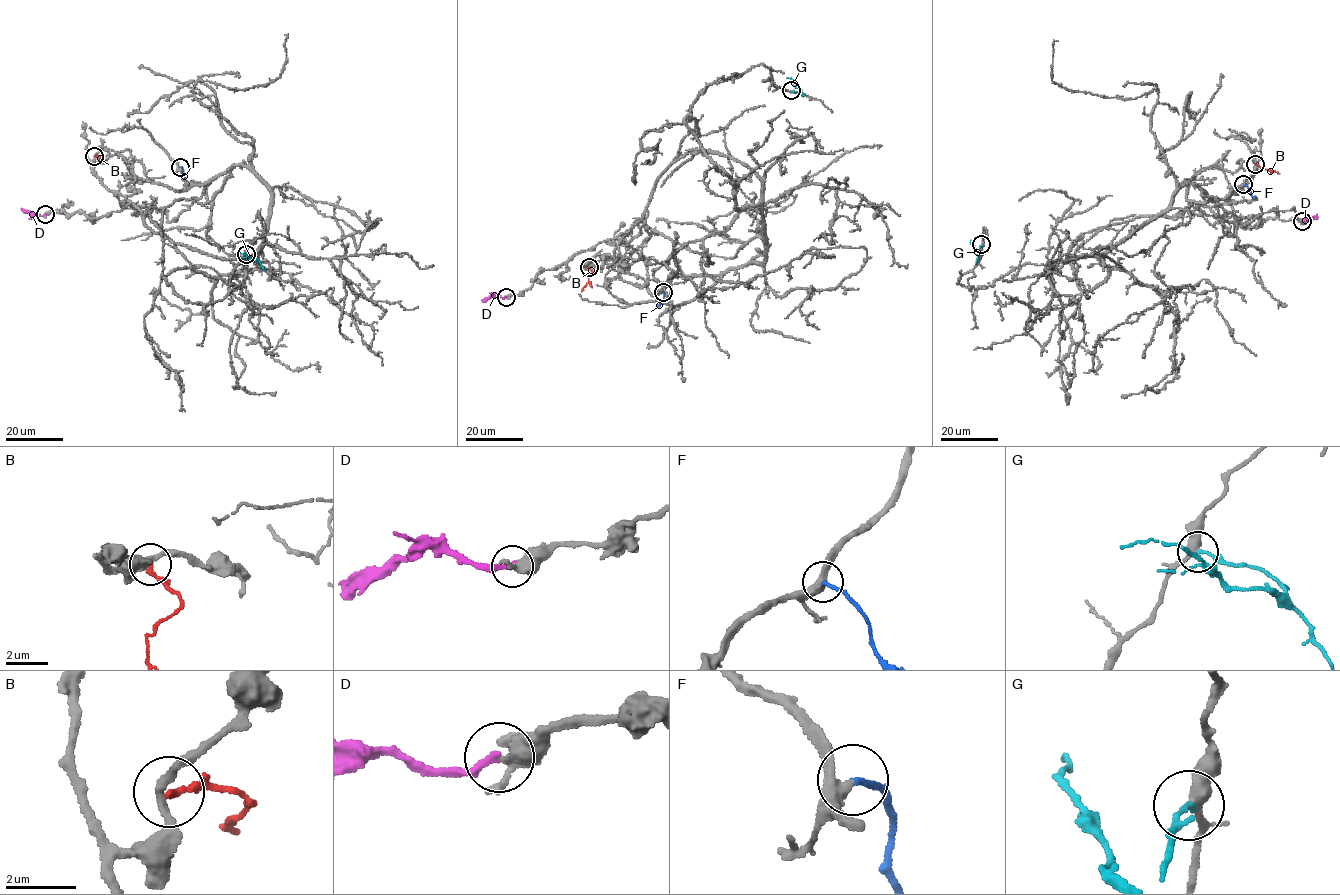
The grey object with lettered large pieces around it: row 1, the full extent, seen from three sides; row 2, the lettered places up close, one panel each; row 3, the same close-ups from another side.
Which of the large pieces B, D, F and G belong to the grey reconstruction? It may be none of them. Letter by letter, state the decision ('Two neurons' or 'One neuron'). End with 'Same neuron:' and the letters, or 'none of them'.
B: Two neurons
D: One neuron
F: One neuron
G: Two neurons
Same neuron: D, F

